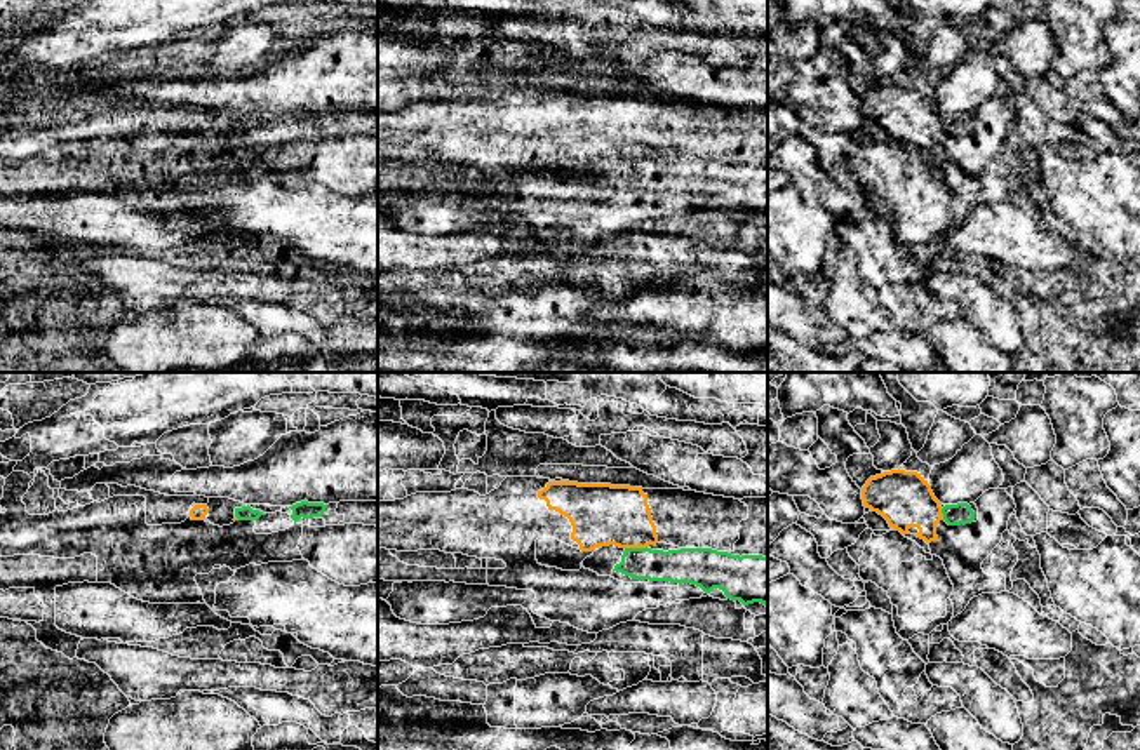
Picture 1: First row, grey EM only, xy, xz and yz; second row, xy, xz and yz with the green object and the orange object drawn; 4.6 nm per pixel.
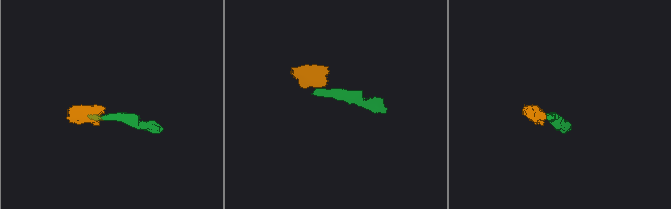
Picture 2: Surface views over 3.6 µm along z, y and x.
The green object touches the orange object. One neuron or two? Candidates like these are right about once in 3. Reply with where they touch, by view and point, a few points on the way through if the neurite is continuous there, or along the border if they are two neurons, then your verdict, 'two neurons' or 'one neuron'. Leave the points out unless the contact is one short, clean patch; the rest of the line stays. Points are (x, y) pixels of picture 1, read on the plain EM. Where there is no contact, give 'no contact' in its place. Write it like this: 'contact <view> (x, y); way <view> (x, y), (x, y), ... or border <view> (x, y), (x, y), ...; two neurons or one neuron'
contact xz (636, 159); way xz (681, 176), (651, 174), (636, 159), (601, 124); one neuron

